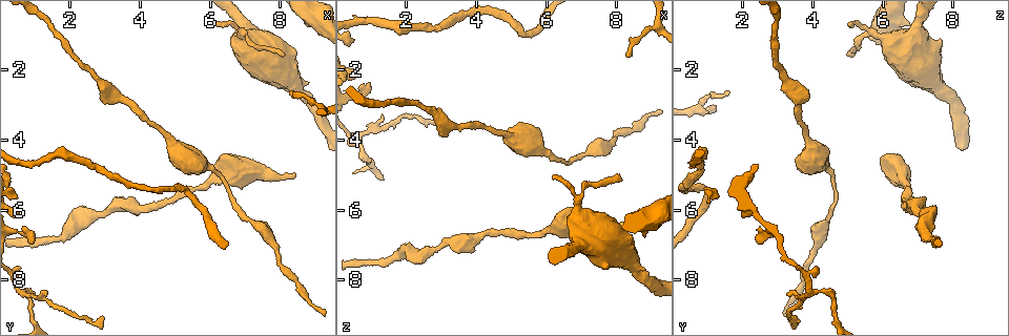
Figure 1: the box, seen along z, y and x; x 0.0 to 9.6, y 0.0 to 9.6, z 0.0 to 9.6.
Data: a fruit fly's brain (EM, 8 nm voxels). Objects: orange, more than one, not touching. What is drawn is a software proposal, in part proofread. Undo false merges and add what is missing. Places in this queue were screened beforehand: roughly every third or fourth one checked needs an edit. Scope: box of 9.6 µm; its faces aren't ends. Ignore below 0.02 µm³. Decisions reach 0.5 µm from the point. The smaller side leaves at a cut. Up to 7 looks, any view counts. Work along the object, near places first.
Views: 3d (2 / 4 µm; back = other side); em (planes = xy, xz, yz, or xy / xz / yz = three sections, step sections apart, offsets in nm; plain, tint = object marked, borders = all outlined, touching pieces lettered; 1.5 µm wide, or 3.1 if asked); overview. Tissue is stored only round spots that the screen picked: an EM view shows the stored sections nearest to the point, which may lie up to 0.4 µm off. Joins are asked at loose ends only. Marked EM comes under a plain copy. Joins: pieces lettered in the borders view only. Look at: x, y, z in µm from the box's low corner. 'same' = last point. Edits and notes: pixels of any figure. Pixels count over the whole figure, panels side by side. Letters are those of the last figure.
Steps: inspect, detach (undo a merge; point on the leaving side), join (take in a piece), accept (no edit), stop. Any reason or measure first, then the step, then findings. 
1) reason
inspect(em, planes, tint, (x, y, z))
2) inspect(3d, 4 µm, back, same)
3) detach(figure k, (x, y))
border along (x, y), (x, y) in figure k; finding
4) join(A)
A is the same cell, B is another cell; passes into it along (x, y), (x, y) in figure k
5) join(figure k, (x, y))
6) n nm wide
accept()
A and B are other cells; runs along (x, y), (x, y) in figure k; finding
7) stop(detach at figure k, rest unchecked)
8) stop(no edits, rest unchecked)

an open end
inspect(em, xy, step 8, borders, (8.25, 2.75, 1.65))

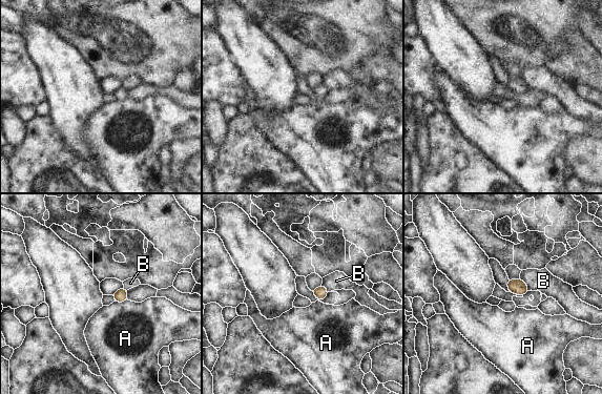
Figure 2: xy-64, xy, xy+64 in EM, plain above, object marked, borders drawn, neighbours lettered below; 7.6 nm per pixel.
cut it another way
inspect(em, planes, borders, same)

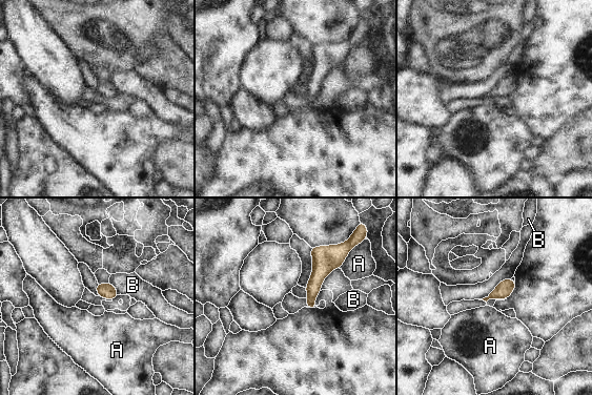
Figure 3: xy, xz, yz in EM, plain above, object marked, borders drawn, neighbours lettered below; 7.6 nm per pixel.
accept()
A and B are other cells; no lettered piece goes on from it

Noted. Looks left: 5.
abrupt turn
inspect(3d, 2 µm, back, (5.30, 5.50, 0.95))

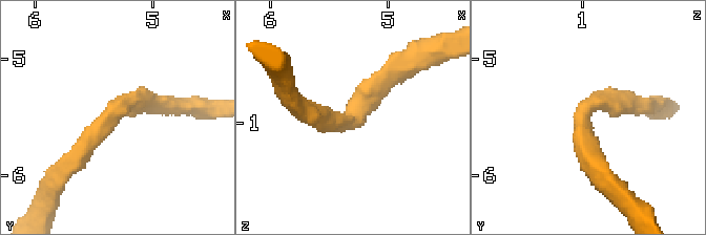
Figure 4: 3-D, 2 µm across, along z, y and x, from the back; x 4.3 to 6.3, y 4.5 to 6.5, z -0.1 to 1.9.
arms of 190, 220 nm
inspect(em, xz, step 4, tint, (5.36, 5.48, 0.98))

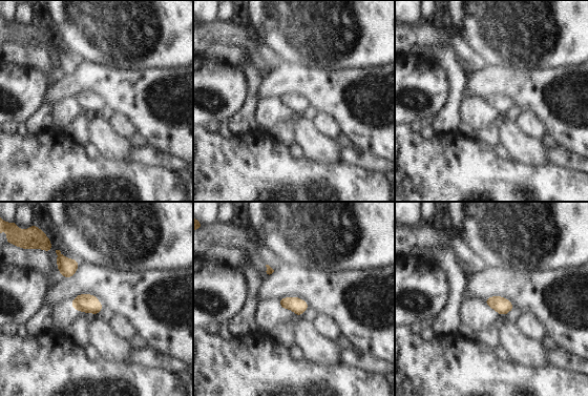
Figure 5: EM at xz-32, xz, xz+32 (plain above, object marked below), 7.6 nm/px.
what lies round it
inspect(em, xz, step 4, borders, same)

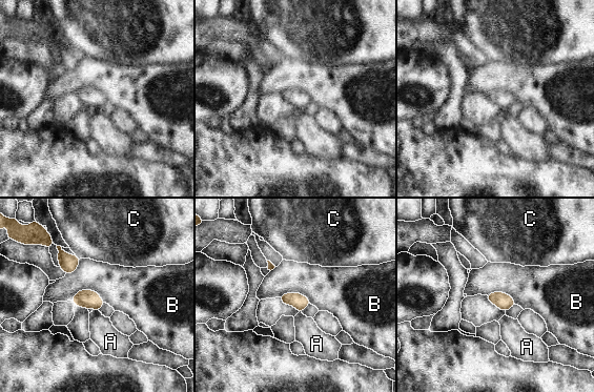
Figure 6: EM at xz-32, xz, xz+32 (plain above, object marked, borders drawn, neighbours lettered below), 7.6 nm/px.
B touches over 260 nm
accept()
A, B and C are other cells; border along (70, 300), (94, 290), (104, 302) in figure 6; one cell here

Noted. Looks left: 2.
branch stops here
inspect(em, planes, borders, (1.35, 8.50, 3.35))

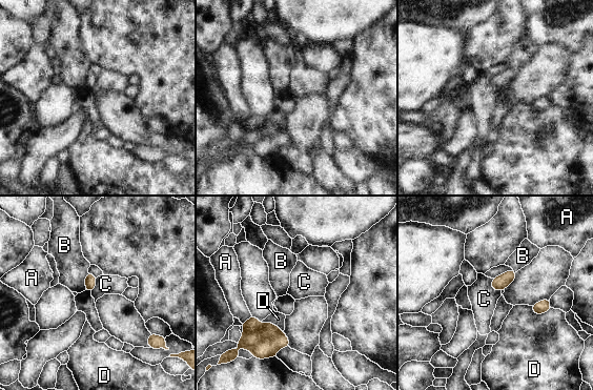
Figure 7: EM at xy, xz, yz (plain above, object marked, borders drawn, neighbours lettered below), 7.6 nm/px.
accept()
A, B, C and D are other cells; none of them fits

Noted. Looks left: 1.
stop(no edits, rest unchecked)

